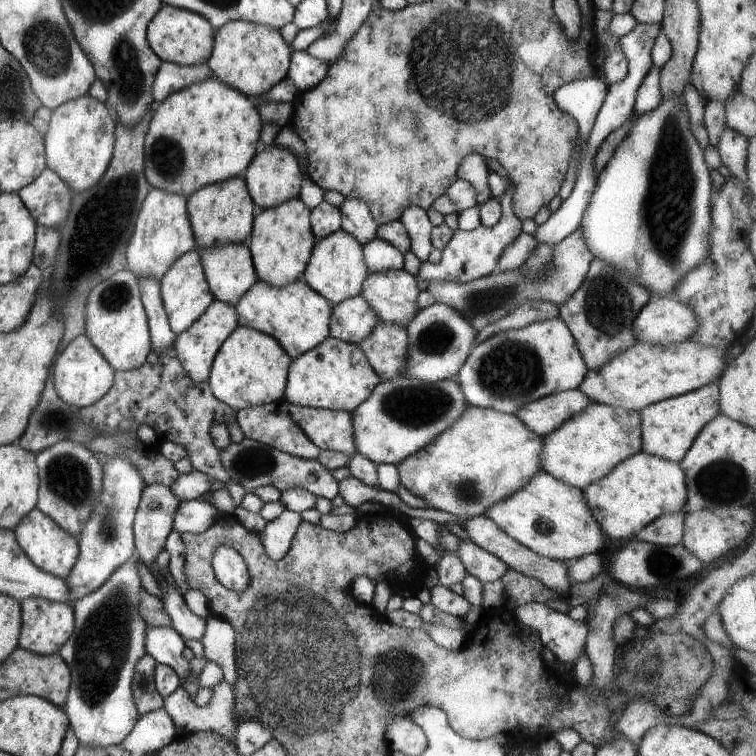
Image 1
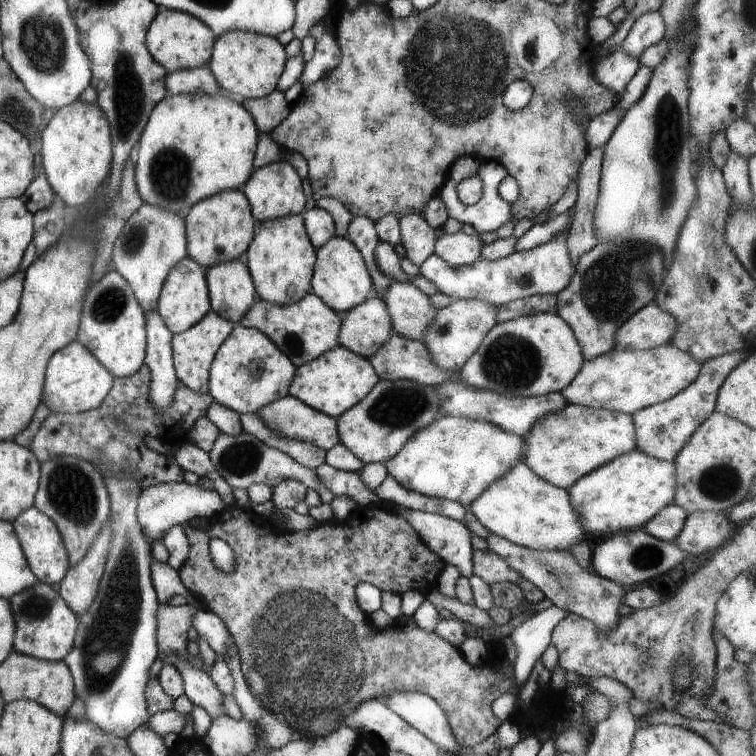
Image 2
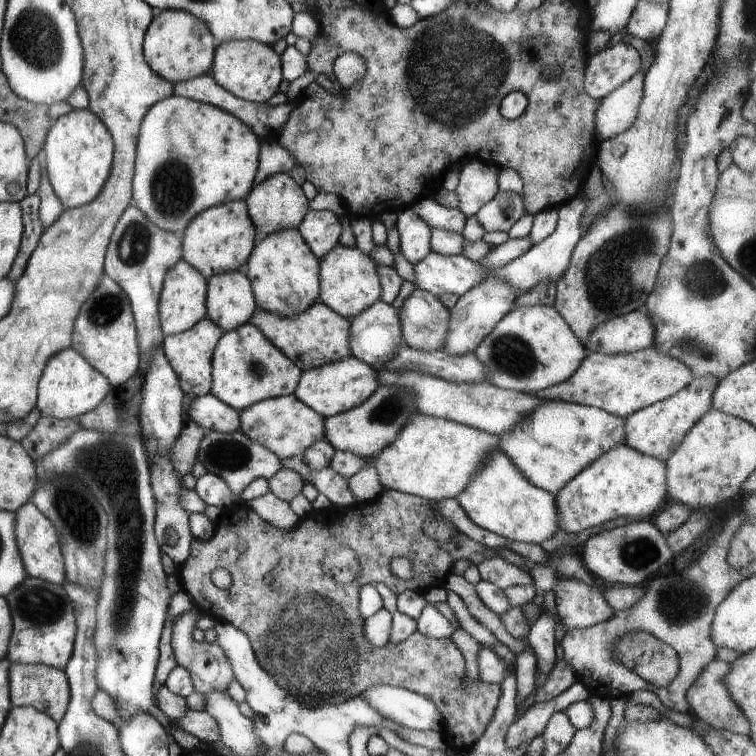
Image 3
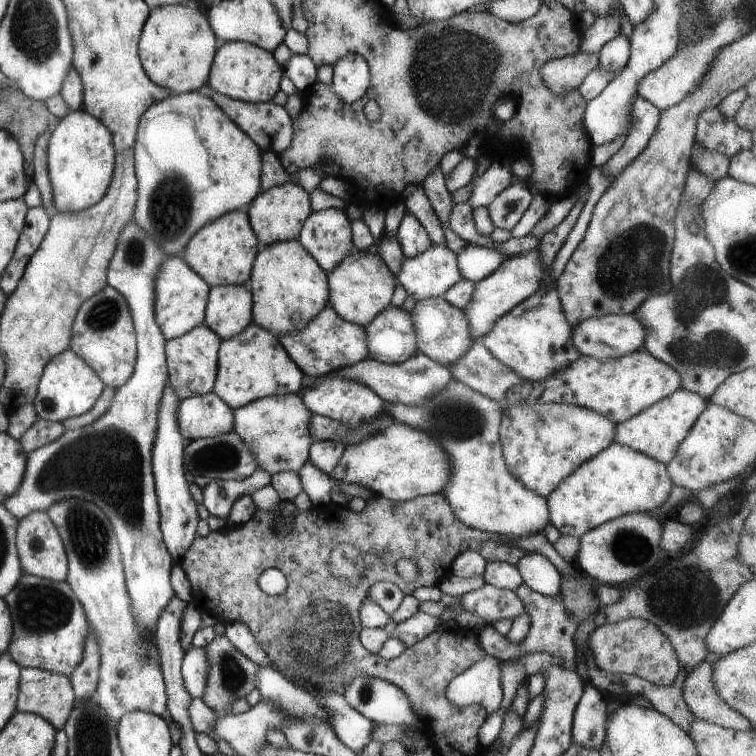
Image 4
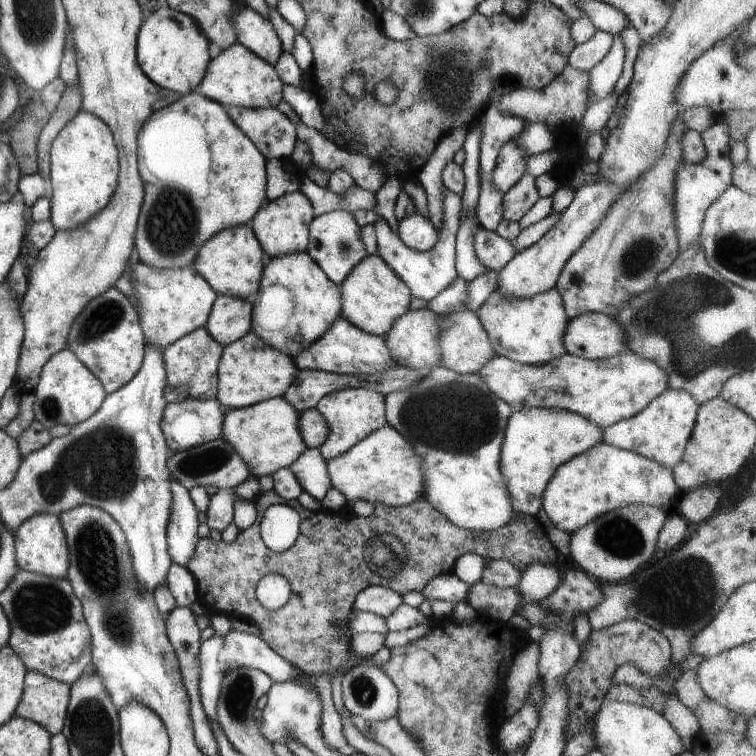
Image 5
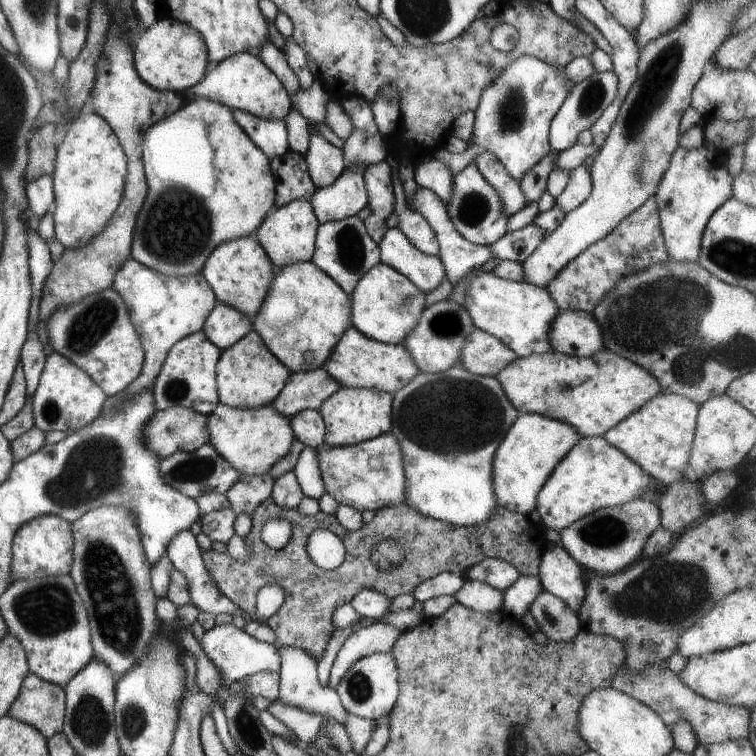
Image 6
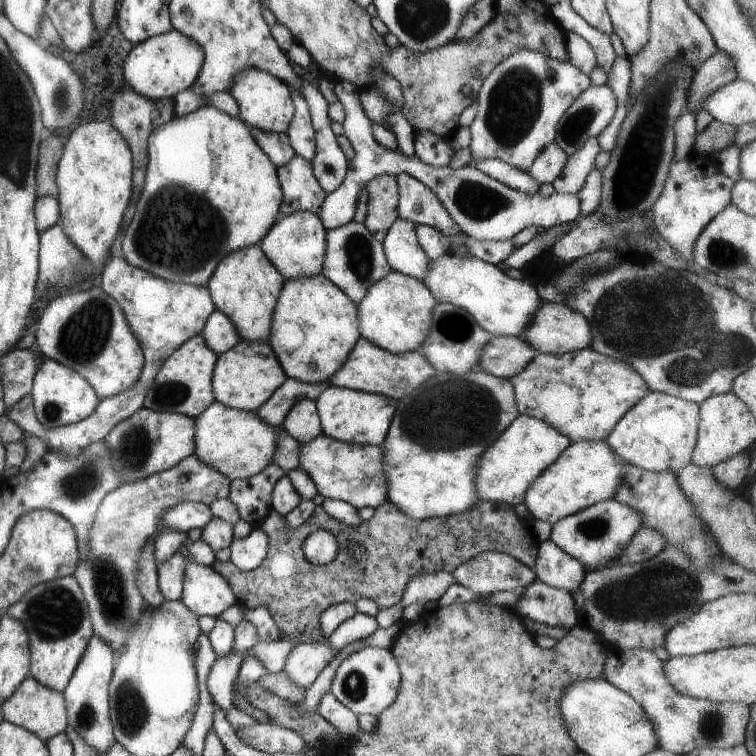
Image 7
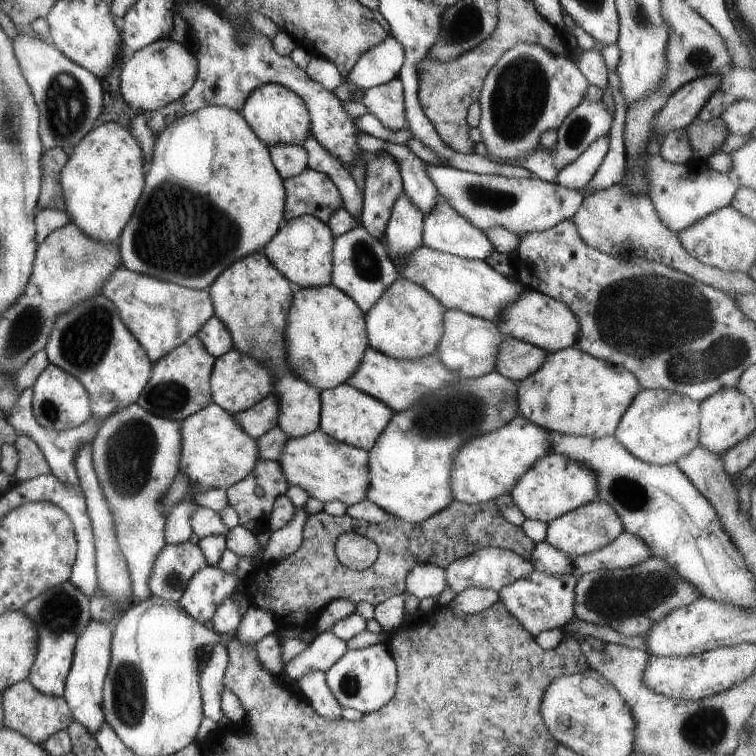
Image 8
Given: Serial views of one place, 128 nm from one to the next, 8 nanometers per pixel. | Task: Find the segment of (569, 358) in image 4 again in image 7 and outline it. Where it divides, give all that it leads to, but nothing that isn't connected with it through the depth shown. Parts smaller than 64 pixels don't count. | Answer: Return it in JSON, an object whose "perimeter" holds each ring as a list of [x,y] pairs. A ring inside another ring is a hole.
{"perimeter":[[[451,254],[439,256],[429,262],[421,282],[429,289],[436,302],[453,304],[471,314],[475,322],[491,335],[521,338],[521,330],[529,326],[541,299],[534,284],[511,279],[492,265],[478,258],[455,258]]]}

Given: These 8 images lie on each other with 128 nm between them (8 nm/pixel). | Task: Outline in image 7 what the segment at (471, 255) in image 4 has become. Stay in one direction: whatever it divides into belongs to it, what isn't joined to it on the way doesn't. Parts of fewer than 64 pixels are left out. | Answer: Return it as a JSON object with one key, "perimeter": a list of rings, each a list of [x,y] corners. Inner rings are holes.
{"perimeter":[[[347,81],[334,84],[333,91],[337,101],[342,104],[344,112],[343,122],[340,123],[343,136],[351,143],[355,156],[353,160],[348,160],[347,172],[339,188],[327,193],[324,203],[316,214],[325,229],[331,230],[353,220],[357,194],[373,176],[381,173],[396,177],[408,175],[428,186],[437,195],[453,222],[473,240],[504,241],[528,226],[537,226],[541,232],[555,224],[571,222],[579,216],[577,194],[554,192],[549,196],[541,196],[539,192],[535,192],[529,196],[519,190],[511,190],[498,180],[467,165],[461,168],[449,168],[449,166],[433,168],[429,164],[419,162],[415,154],[407,158],[398,149],[383,148],[373,138],[373,132],[370,130],[371,121],[363,112],[359,90]]]}

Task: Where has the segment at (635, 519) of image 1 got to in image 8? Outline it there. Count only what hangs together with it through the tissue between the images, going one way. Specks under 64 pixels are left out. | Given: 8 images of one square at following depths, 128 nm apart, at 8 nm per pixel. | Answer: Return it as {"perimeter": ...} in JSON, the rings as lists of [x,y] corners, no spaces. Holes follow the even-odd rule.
{"perimeter":[[[548,452],[537,458],[533,466],[529,466],[529,470],[517,478],[517,484],[509,490],[509,496],[525,519],[548,523],[581,504],[595,500],[597,480],[589,466],[581,466],[581,462],[573,462],[573,458]]]}

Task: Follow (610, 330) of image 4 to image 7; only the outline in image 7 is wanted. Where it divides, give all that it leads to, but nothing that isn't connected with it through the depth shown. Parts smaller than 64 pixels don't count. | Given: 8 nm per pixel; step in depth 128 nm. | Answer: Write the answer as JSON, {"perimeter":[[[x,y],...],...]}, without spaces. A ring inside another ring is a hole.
{"perimeter":[[[541,299],[541,306],[537,306],[537,314],[529,320],[529,326],[521,330],[521,338],[527,341],[538,353],[562,355],[589,347],[591,332],[584,315],[579,314],[565,303],[547,302]]]}

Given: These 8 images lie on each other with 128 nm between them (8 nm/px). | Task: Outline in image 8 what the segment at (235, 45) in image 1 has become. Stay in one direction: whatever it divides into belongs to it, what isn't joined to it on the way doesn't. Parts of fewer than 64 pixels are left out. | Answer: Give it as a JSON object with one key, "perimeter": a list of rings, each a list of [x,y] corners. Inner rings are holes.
{"perimeter":[[[267,83],[257,86],[243,102],[240,114],[257,138],[269,147],[276,144],[300,145],[305,136],[311,134],[310,116],[305,102],[281,84]]]}

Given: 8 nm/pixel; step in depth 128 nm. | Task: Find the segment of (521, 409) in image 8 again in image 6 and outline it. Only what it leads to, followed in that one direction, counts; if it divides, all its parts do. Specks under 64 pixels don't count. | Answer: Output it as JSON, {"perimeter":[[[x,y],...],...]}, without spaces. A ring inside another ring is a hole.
{"perimeter":[[[605,348],[585,357],[569,356],[551,350],[541,354],[533,353],[526,357],[517,357],[505,368],[501,368],[494,377],[518,414],[535,413],[559,422],[567,422],[582,437],[602,437],[606,430],[615,426],[638,407],[643,406],[660,391],[657,380],[647,370]]]}

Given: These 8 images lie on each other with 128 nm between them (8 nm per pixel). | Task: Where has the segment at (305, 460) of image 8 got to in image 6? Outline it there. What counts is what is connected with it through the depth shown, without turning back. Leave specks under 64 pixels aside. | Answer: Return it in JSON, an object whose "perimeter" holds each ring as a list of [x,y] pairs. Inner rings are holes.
{"perimeter":[[[391,431],[352,445],[327,447],[319,444],[315,452],[325,494],[329,494],[338,504],[349,505],[362,512],[403,503],[405,474],[401,464],[401,448]]]}

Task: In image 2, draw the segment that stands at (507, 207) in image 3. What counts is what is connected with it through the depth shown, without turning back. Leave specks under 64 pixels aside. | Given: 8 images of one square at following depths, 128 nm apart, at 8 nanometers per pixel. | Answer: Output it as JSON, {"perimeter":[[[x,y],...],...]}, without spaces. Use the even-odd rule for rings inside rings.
{"perimeter":[[[480,161],[479,163],[477,174],[486,189],[482,193],[481,200],[478,200],[474,207],[469,210],[458,201],[456,184],[449,184],[451,178],[444,182],[438,196],[445,205],[448,218],[458,220],[461,224],[470,220],[476,230],[493,232],[507,211],[507,203],[493,188],[501,182],[506,175],[506,170],[497,162]]]}

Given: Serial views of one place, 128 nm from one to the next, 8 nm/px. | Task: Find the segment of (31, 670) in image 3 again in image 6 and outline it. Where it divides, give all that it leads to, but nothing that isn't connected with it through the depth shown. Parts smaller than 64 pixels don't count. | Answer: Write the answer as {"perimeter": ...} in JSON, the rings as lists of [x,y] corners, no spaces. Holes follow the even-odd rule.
{"perimeter":[[[29,672],[22,680],[19,694],[9,704],[7,716],[32,726],[48,739],[62,732],[64,700],[63,688]]]}

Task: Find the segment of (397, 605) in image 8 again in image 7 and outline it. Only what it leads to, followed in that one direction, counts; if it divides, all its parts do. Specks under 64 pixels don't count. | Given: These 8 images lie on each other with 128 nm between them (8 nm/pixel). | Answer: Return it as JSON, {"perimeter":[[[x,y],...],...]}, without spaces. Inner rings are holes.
{"perimeter":[[[445,571],[421,572],[421,574],[413,576],[409,582],[406,582],[405,590],[402,590],[402,595],[398,602],[402,607],[406,607],[412,602],[422,604],[427,601],[435,602],[453,583],[451,573]]]}

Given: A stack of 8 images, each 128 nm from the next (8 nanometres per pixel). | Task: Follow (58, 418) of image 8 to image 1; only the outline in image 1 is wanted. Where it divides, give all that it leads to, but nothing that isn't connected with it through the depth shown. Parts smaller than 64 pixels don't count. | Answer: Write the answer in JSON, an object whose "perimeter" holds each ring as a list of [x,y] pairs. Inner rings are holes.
{"perimeter":[[[82,335],[76,336],[59,352],[53,359],[53,388],[57,392],[57,398],[61,402],[81,408],[89,406],[101,395],[105,394],[113,384],[115,371],[112,366],[105,362],[105,358],[97,352],[97,348],[89,342],[89,338]]]}

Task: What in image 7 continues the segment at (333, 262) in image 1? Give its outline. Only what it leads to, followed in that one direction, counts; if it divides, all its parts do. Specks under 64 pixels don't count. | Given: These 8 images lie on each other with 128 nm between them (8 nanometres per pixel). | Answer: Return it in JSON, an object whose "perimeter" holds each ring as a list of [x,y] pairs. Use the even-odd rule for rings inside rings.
{"perimeter":[[[390,270],[385,278],[373,282],[361,302],[356,304],[359,334],[391,354],[417,351],[429,334],[431,310],[435,303],[429,289],[420,280]]]}

